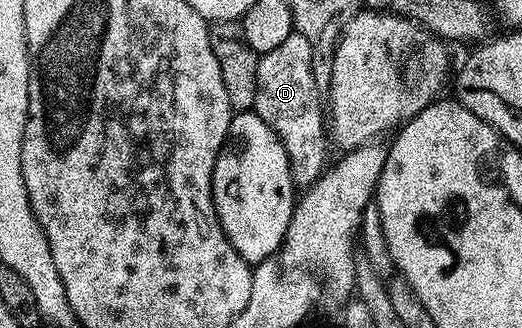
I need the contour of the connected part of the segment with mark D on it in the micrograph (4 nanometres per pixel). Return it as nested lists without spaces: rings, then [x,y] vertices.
[[[292,32],[277,50],[259,57],[255,111],[283,140],[289,156],[289,170],[296,189],[306,190],[328,167],[329,128],[325,123],[325,104],[313,78],[313,50],[300,32]]]

